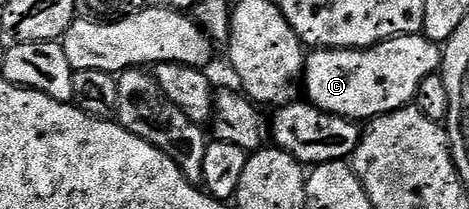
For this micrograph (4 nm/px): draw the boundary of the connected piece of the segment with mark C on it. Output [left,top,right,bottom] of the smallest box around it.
[302,34,442,121]

